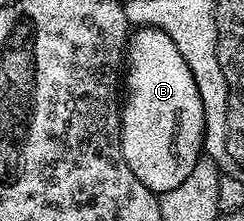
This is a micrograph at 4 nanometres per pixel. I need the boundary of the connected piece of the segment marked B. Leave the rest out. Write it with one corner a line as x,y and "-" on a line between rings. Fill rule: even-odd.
141,26
139,29
131,32
126,48
126,98
122,103
122,114
120,116
120,144
122,153
126,157
126,165
130,165
130,173
142,181
152,191
161,193
174,189
190,176
194,165
202,157
202,148
204,145
204,114
202,113
202,99
198,97
198,85
194,85
194,77
190,73
190,67
186,61
182,61
182,53
178,53
178,45
170,41
170,37
159,27

